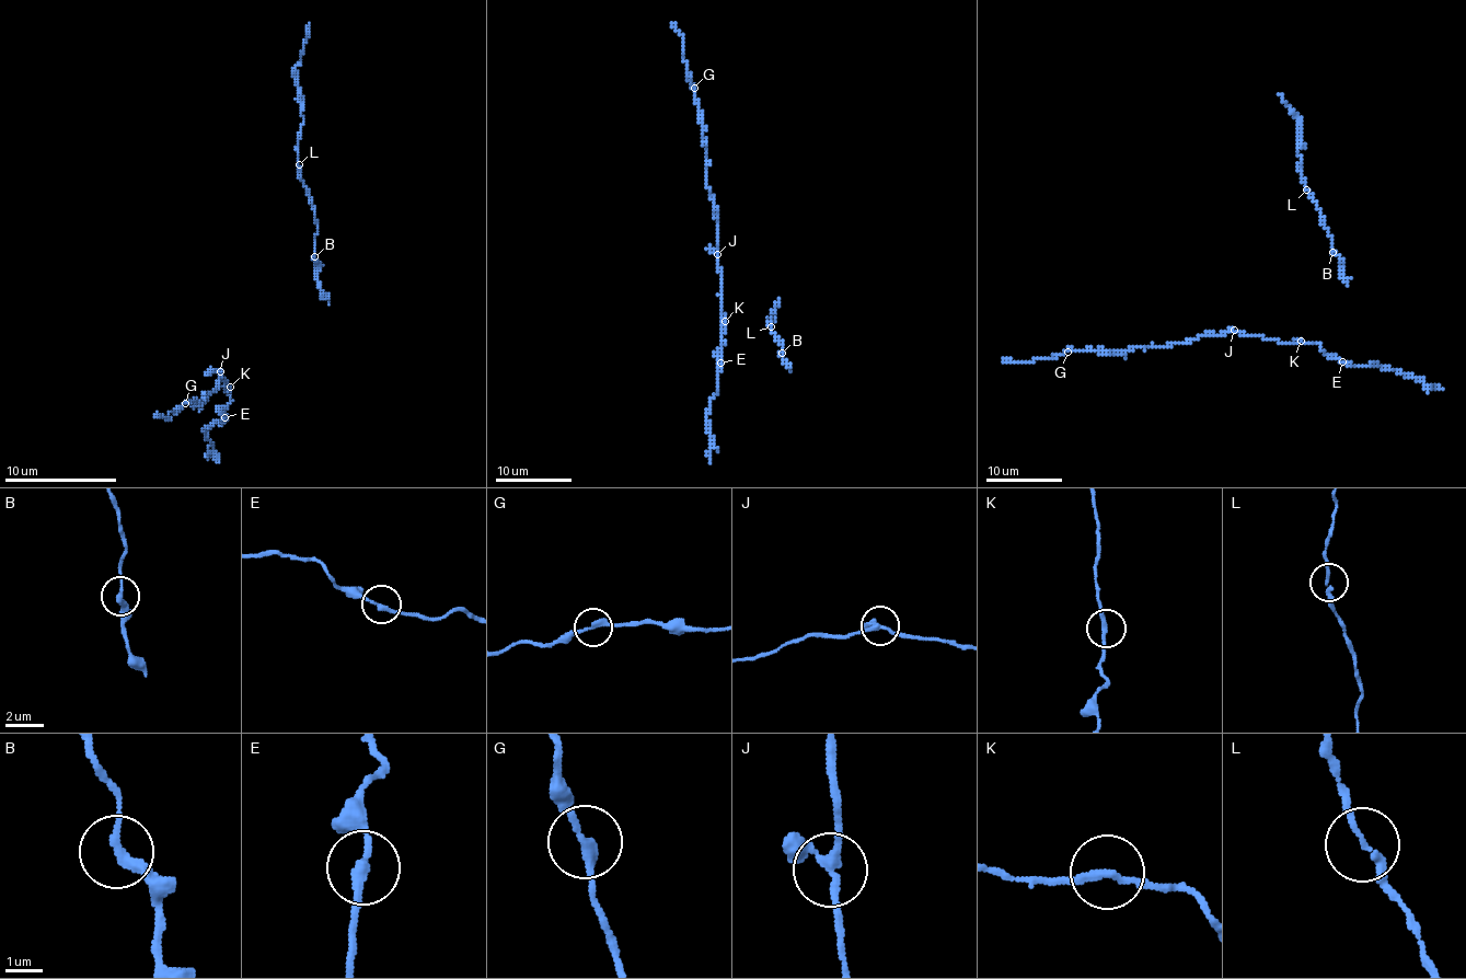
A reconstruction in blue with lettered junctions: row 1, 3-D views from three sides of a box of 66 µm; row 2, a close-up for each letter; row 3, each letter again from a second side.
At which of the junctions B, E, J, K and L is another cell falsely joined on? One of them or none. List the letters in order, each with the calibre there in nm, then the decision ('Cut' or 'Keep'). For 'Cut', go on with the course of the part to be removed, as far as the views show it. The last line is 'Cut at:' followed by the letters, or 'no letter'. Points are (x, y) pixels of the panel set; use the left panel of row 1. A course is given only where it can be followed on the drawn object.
B: Thickness 240 nm. Keep
E: Thickness 220 nm. Keep
J: Thickness 190 nm. Keep
K: Thickness 220 nm. Keep
L: Thickness 160 nm. Keep
Cut at: no letter

